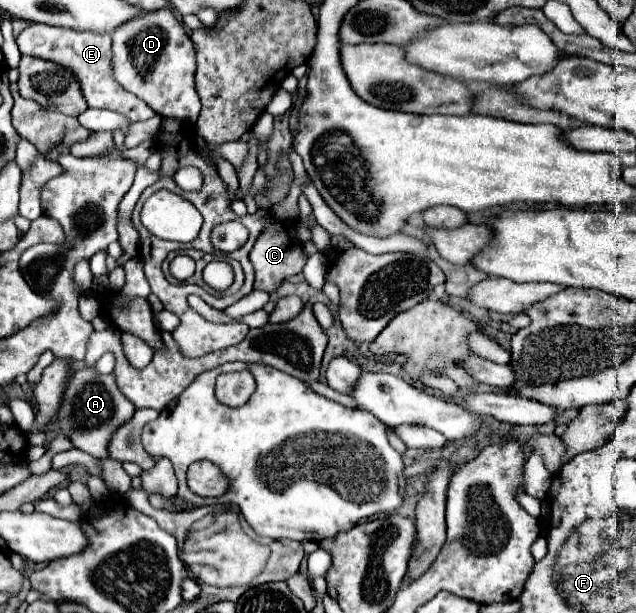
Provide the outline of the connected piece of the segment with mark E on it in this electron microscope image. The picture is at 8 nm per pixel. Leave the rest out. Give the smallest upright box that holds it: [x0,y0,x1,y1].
[18,24,156,122]

